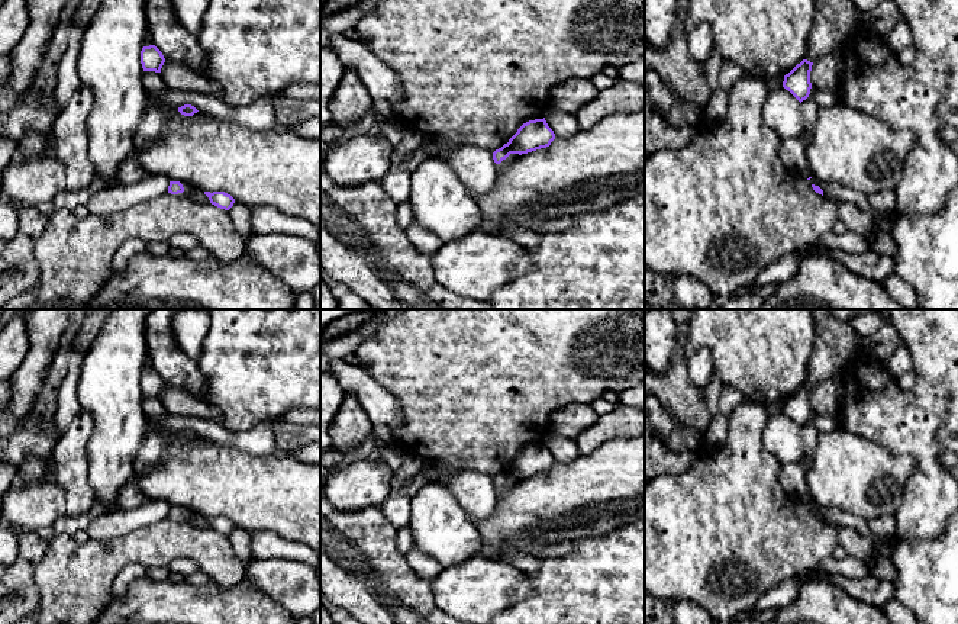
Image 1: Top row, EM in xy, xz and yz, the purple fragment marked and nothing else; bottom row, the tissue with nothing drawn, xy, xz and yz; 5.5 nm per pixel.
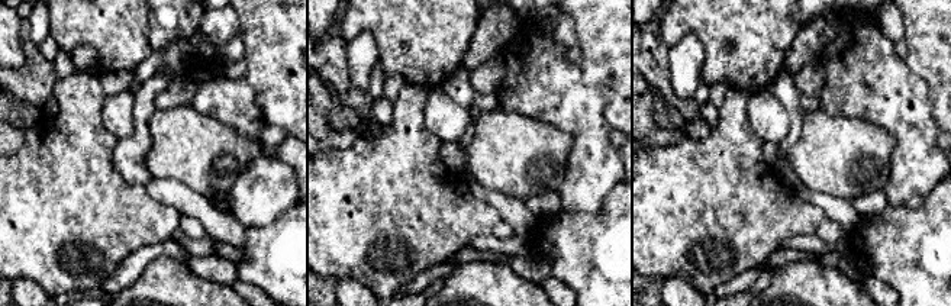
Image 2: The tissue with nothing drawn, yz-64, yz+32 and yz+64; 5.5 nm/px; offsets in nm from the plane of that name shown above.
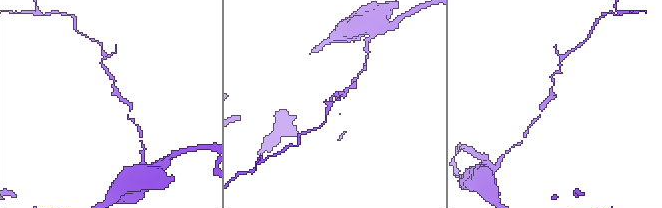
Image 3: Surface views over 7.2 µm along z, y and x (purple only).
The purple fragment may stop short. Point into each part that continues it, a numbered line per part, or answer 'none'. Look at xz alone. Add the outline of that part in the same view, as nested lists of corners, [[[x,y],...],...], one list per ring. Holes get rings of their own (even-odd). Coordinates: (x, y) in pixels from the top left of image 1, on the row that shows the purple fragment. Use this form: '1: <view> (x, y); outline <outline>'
none

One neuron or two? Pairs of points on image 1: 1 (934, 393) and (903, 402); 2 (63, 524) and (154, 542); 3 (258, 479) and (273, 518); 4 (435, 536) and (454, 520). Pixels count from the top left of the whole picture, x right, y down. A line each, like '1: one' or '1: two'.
1: two
2: two
3: one
4: one

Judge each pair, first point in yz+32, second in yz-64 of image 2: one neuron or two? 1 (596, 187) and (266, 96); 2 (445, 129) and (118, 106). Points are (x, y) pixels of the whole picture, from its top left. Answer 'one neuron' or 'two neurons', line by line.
1: two neurons
2: one neuron

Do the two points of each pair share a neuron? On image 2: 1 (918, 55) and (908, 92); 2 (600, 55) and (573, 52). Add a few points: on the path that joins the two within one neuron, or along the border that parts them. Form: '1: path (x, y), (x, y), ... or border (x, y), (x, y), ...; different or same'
1: border (903, 60), (908, 71), (927, 84), (932, 103); different
2: border (577, 42), (580, 50), (579, 63); different

